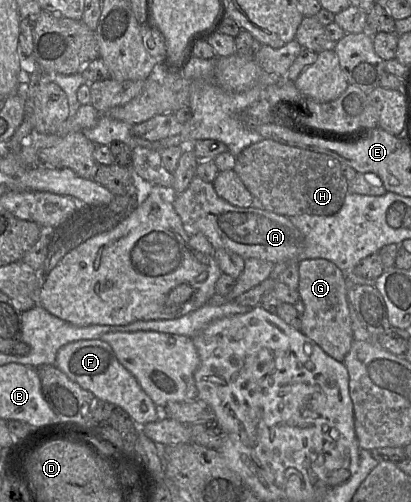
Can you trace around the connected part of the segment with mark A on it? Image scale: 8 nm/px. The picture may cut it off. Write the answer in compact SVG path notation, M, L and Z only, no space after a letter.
M197 175L188 188L177 196L174 210L188 236L201 233L214 249L230 250L244 260L255 258L274 264L295 263L303 251L303 234L289 218L265 209L233 206L217 195L213 184L203 181Z

